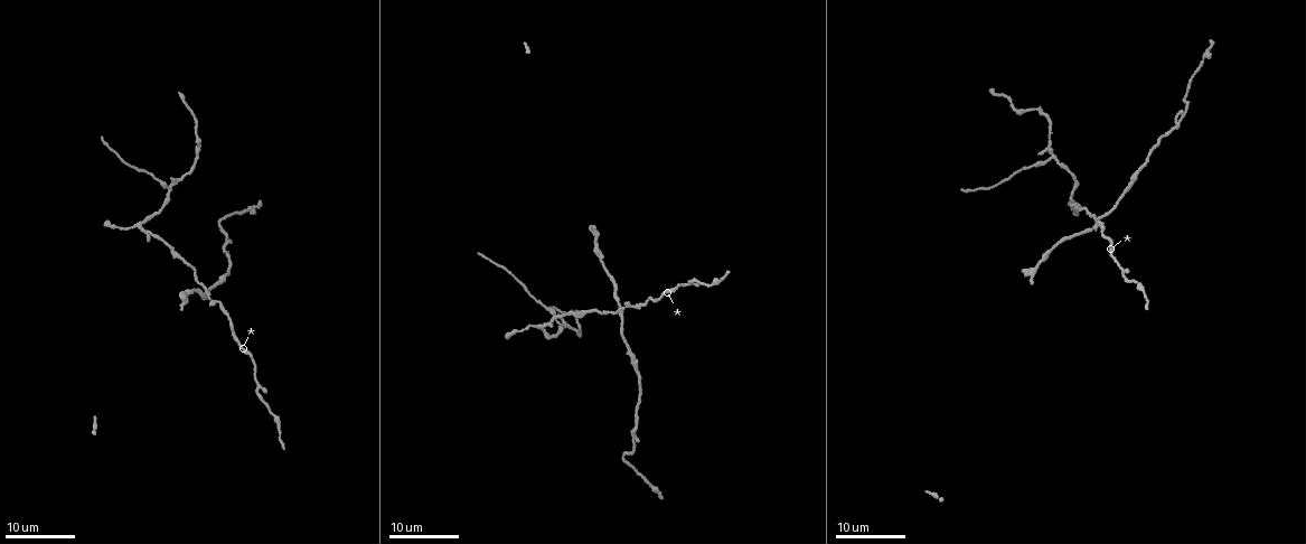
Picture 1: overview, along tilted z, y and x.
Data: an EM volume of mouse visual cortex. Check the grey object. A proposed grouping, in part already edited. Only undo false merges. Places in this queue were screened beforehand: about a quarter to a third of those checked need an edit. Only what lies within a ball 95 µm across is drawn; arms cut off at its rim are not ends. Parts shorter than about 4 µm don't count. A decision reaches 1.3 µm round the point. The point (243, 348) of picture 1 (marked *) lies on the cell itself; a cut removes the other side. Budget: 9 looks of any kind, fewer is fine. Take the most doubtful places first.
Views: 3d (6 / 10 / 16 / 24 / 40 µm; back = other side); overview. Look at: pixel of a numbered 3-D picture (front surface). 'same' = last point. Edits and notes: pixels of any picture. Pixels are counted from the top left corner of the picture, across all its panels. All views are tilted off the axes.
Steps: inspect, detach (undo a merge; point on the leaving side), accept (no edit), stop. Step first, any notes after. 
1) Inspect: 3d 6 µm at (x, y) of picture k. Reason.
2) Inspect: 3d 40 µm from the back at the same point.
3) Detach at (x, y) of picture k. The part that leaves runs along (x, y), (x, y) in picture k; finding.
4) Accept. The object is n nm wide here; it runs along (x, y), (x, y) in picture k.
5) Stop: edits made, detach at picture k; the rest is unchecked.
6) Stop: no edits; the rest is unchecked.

Inspect: 3d 16 µm at (619, 308) of picture 1. Three arms meet.

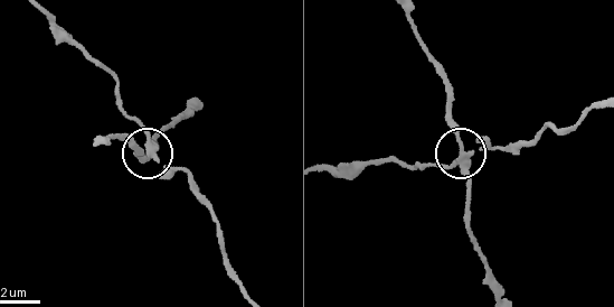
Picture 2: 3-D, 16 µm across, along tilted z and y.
Inspect: 3d 6 µm at (149, 154) of picture 2.

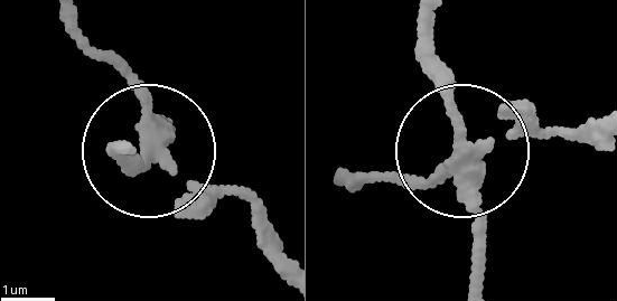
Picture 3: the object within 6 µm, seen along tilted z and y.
Detach at (484, 241) of picture 3. 3 arms meet here; the part that leaves runs along (465, 173), (475, 280) in picture 3; a second cell is stuck on.

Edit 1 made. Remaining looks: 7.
Inspect: overview. Redraw.

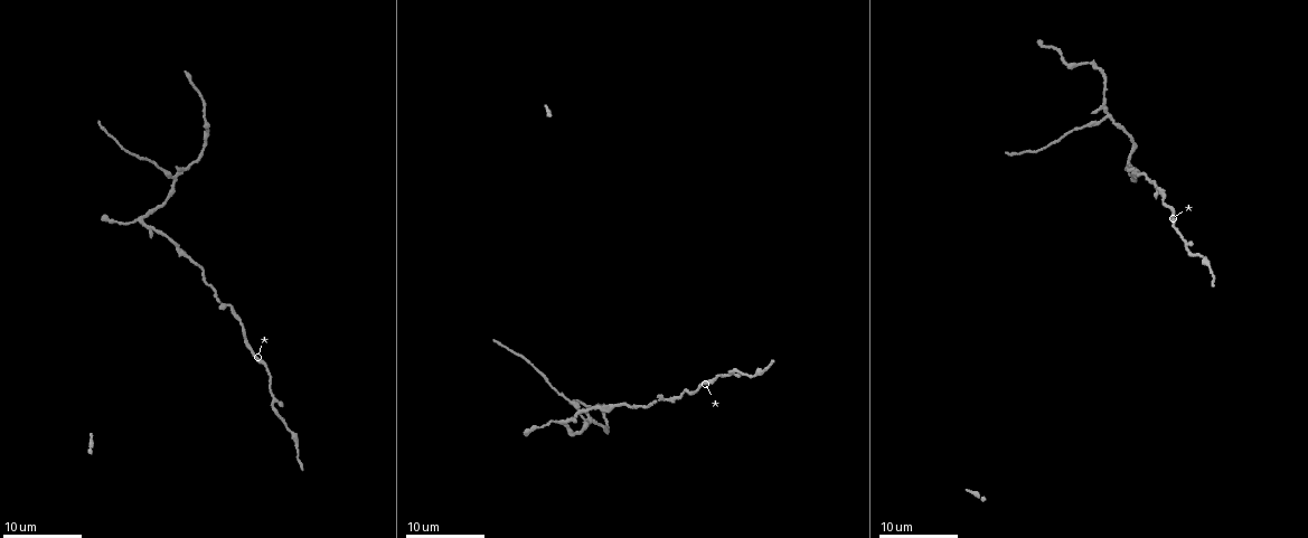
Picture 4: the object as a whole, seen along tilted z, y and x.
Inspect: 3d 10 µm at (562, 421) of picture 4. Three arms meet.

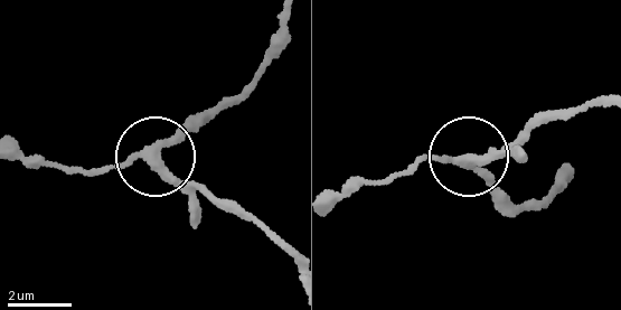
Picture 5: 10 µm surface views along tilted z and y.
Accept. It runs along (291, 257), (154, 158), (82, 170) in picture 5; all the same cell.

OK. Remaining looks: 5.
Inspect: 3d 16 µm at (1105, 113) of picture 4. Two arms in line, one across.

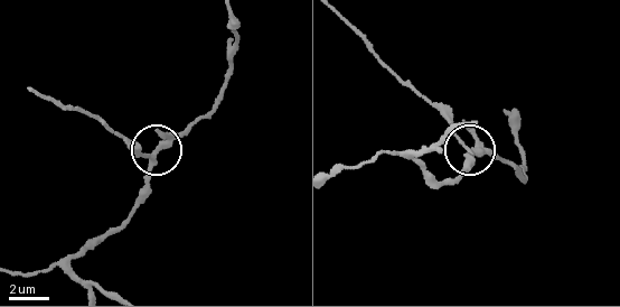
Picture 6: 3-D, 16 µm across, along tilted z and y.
Detach at (139, 157) of picture 6. The part that leaves runs along (154, 161), (91, 113), (33, 92) in picture 6; a second cell is stuck on.

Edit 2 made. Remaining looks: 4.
Inspect: 3d 6 µm at (173, 242) of picture 4. Thick turns thin.

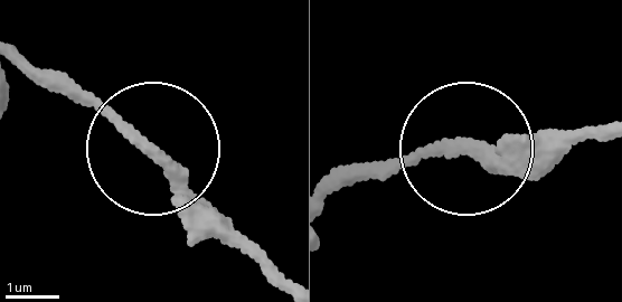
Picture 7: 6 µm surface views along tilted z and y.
Inspect: 3d 6 µm from the back at (162, 162) of picture 7. Other side.

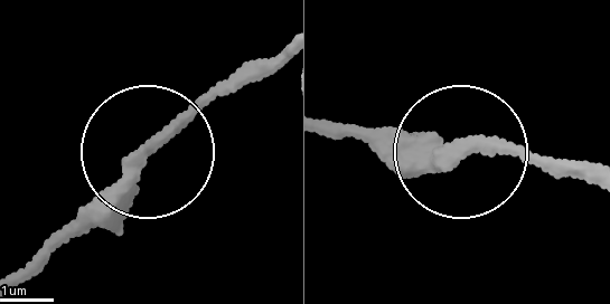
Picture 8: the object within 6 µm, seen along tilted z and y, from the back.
Accept. It runs along (11, 282), (250, 65) in picture 8; continuous, no second cell.

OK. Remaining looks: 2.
Inspect: 3d 10 µm at (1186, 244) of picture 4. Three-way junction.

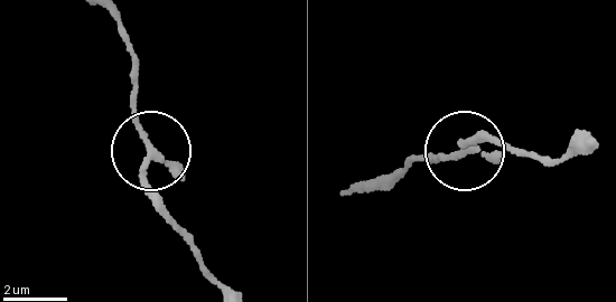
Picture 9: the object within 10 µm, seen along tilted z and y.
Accept. 3 arms meet here; it runs along (113, 18), (136, 73), (151, 152), (147, 178), (164, 217) in picture 9; continuous, no second cell.

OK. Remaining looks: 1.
Stop: edits made, detach at picture 3, detach at picture 6; the rest is unchecked.

